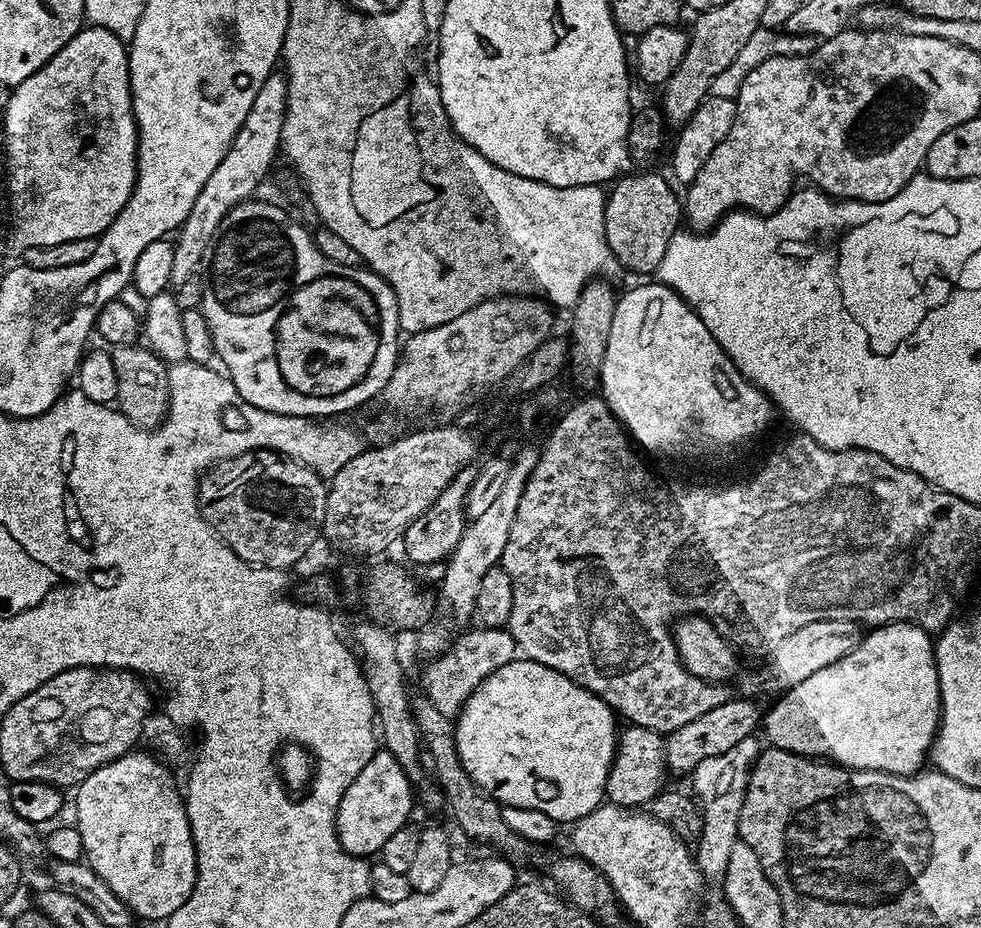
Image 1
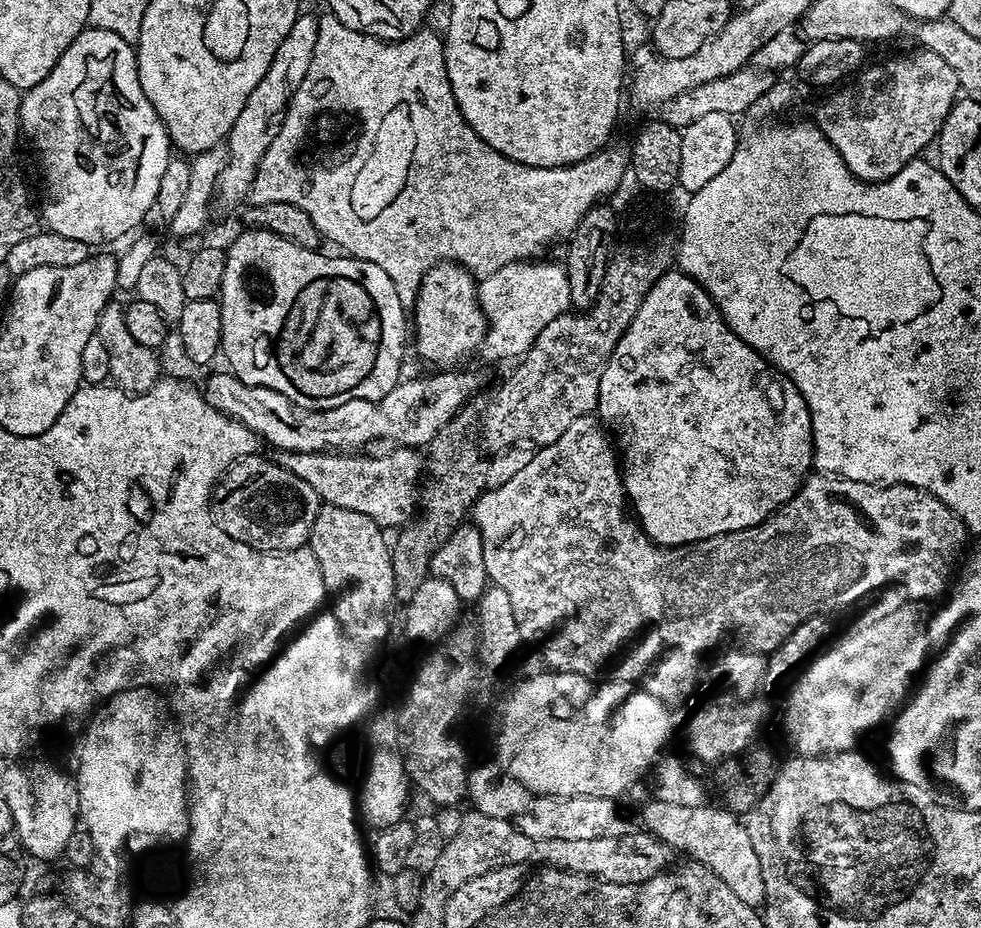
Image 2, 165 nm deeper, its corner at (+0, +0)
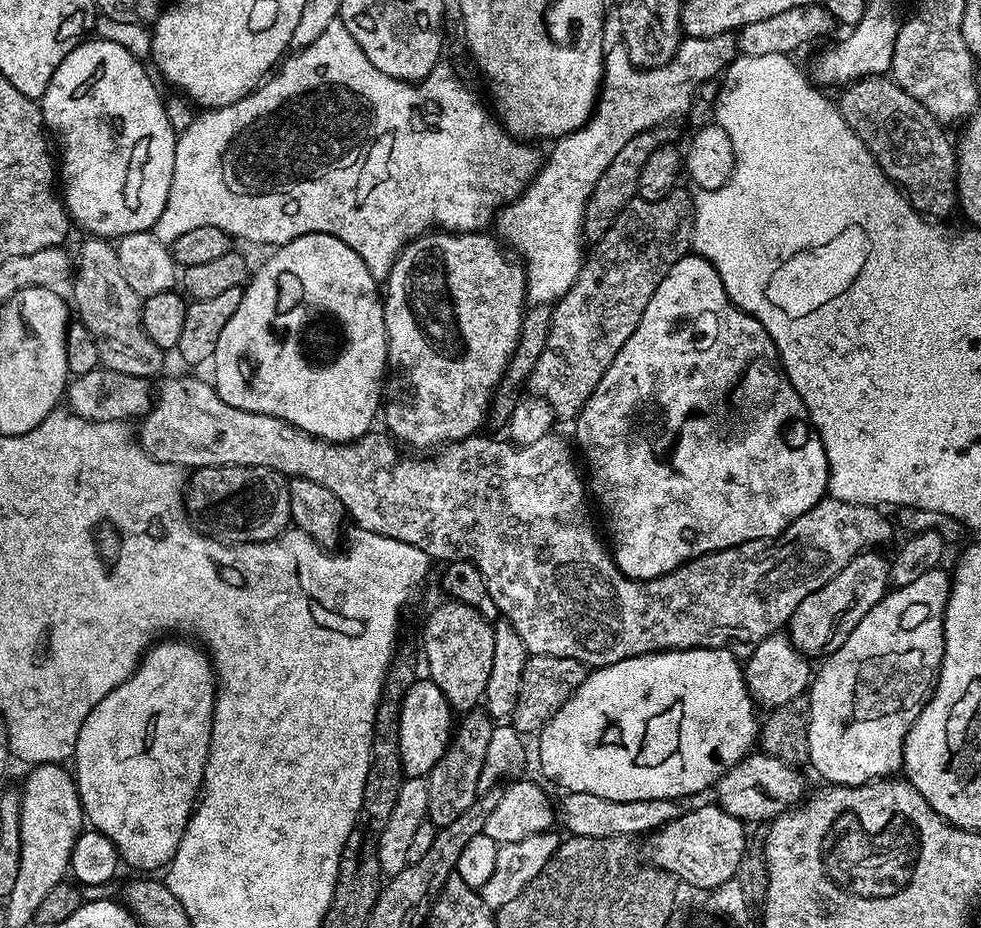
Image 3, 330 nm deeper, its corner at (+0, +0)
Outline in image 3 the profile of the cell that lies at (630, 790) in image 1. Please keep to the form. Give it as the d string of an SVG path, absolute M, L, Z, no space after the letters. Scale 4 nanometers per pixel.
M749 754L714 785L715 803L719 804L726 814L745 822L751 820L764 820L771 822L776 817L795 808L805 799L804 776L799 767L787 764L773 756L763 754Z

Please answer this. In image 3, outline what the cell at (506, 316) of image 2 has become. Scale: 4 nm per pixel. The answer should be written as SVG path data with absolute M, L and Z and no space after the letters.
M718 34L714 38L694 38L689 36L687 38L681 39L680 48L676 51L676 56L668 64L663 64L657 68L637 68L633 64L632 60L628 56L628 51L624 49L623 43L616 42L616 45L609 47L604 53L604 79L602 81L602 87L600 90L600 98L596 102L596 110L593 112L592 116L583 126L578 130L574 130L570 134L559 137L551 145L552 153L547 153L546 159L540 165L540 171L536 173L536 177L528 184L527 190L518 197L518 199L513 200L511 204L504 205L502 209L502 214L497 215L494 220L494 226L497 227L500 232L499 235L505 236L508 239L507 247L511 249L513 253L522 261L524 267L524 291L526 293L526 300L529 305L535 306L538 304L546 304L549 306L555 305L556 301L560 299L561 296L565 296L570 290L570 286L574 286L574 282L578 278L580 273L580 263L582 260L582 252L580 256L580 244L582 245L582 229L584 227L584 207L586 202L590 198L590 194L594 190L594 186L598 182L598 178L602 178L602 170L606 170L606 166L610 166L610 161L614 159L614 154L618 154L618 150L622 150L622 146L626 146L626 142L630 142L630 138L634 138L634 134L642 134L646 130L651 128L659 128L661 126L667 125L668 120L672 120L675 116L680 116L688 107L692 104L692 99L696 96L696 91L703 86L707 80L715 81L717 77L723 73L724 69L736 59L738 55L738 40L735 35L732 34Z

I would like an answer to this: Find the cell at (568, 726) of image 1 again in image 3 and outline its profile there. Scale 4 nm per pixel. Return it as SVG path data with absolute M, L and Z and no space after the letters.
M676 648L673 652L651 652L650 654L642 654L641 656L635 656L634 658L626 658L622 662L614 662L610 666L605 668L598 668L589 671L587 678L582 682L582 686L578 686L578 690L574 690L574 694L563 704L562 707L556 711L553 716L544 724L544 727L540 729L538 733L538 739L540 739L540 768L553 780L556 784L561 784L561 789L570 792L585 792L586 794L598 794L598 798L610 798L611 800L617 800L618 802L638 802L639 800L675 800L677 802L683 801L683 796L696 796L699 792L704 792L711 789L716 785L721 778L729 770L731 770L739 760L744 759L757 747L758 733L760 731L761 721L756 720L756 712L758 713L757 705L754 703L752 696L748 692L748 684L744 680L744 670L741 661L736 661L735 651L728 648Z

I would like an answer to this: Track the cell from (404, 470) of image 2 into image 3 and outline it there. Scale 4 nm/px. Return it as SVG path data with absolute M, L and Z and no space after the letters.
M172 376L169 378L169 380L163 380L164 379L161 379L159 381L159 383L161 382L160 388L158 384L158 387L155 389L154 403L152 408L149 409L149 411L145 413L145 415L139 421L140 432L138 428L138 443L140 447L143 448L147 456L154 458L163 464L177 464L179 468L183 468L185 470L195 470L197 468L221 468L222 466L258 466L259 468L269 468L270 470L279 472L280 475L285 478L291 478L294 476L297 476L298 478L310 478L310 482L318 482L318 486L326 486L326 490L330 490L330 494L334 494L334 498L338 498L338 502L342 505L342 507L344 507L345 513L347 513L351 519L352 516L354 519L356 519L355 527L357 529L363 530L365 532L373 532L374 534L382 534L386 538L398 538L410 546L418 546L418 550L422 550L433 561L444 560L443 562L451 562L453 560L471 560L472 563L476 565L476 569L480 571L484 576L484 581L488 587L490 598L494 598L494 606L496 607L497 613L499 613L503 619L508 620L510 622L510 626L514 626L514 630L518 634L518 638L522 638L522 642L525 644L525 646L527 646L529 653L538 656L561 656L562 658L574 658L592 670L605 668L614 662L622 662L626 658L634 658L635 656L641 656L642 654L650 654L651 652L673 652L673 650L676 648L728 648L729 646L736 646L732 644L748 644L747 646L755 646L757 644L761 644L761 642L763 642L766 637L772 635L773 632L781 631L781 629L787 625L788 619L792 617L794 610L798 606L798 602L802 602L802 598L806 598L806 594L814 594L814 590L818 590L822 586L826 586L826 582L830 582L830 578L834 578L834 574L841 572L841 570L846 567L846 565L848 565L850 561L852 561L852 559L855 558L857 554L859 554L859 552L867 552L869 550L879 549L881 547L879 544L886 543L887 540L892 536L892 524L887 520L886 517L883 516L882 513L880 513L883 511L881 511L879 507L870 504L851 504L850 502L842 502L841 500L825 498L823 500L819 500L810 510L806 510L806 514L802 514L802 518L794 518L794 522L790 522L790 526L786 526L786 530L782 530L782 534L778 534L772 540L751 540L750 542L742 542L738 546L730 546L726 550L708 552L705 554L705 556L696 556L693 560L688 560L686 563L684 563L682 566L678 566L672 572L662 574L653 580L631 580L629 576L624 576L622 574L622 570L618 570L618 566L612 560L612 553L606 547L602 536L602 541L600 541L600 536L598 533L596 533L596 528L594 525L592 525L591 518L588 517L588 504L586 501L584 501L584 492L586 496L586 484L582 479L581 469L580 472L578 469L576 469L577 457L574 455L573 445L569 443L569 441L568 445L562 437L556 436L557 434L549 434L543 436L542 438L538 438L538 442L521 444L519 447L517 447L515 443L509 442L507 439L504 439L505 441L491 440L490 437L484 436L485 434L477 434L475 436L468 436L465 438L465 440L457 440L455 442L449 443L447 446L441 447L435 454L429 455L432 456L429 458L429 460L411 460L411 458L408 456L400 456L399 450L401 451L401 449L397 447L397 445L393 443L393 441L389 439L387 435L381 434L381 436L379 436L379 434L376 433L376 430L369 431L367 436L360 436L356 440L349 440L347 444L331 444L329 440L319 440L316 436L312 436L308 432L304 432L300 428L296 428L293 426L293 424L286 422L282 418L274 418L270 414L258 414L257 412L251 412L250 410L238 410L234 406L230 406L226 402L222 402L222 398L216 392L215 387L213 387L211 383L208 381L207 384L206 381L199 380L199 378L196 376Z

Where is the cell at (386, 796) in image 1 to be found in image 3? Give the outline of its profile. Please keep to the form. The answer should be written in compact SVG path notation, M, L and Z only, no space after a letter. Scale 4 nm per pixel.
M417 678L410 686L410 690L406 690L406 698L402 698L398 722L398 750L405 777L427 777L438 762L438 758L442 758L442 754L447 750L453 731L454 713L446 702L442 690L438 690L438 686L434 686L432 680Z

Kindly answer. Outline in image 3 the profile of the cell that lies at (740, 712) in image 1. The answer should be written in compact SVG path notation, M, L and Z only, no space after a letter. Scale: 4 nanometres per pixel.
M876 550L859 552L841 572L834 574L826 586L814 590L814 594L806 594L802 602L794 610L786 625L786 635L792 645L802 655L809 658L827 658L854 634L854 626L878 606L878 602L890 590L890 560Z

